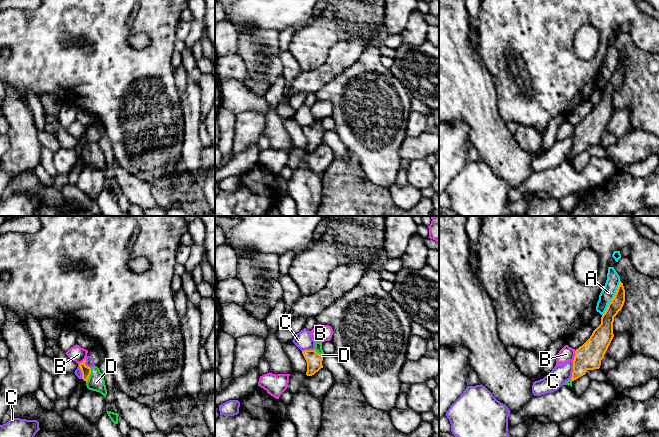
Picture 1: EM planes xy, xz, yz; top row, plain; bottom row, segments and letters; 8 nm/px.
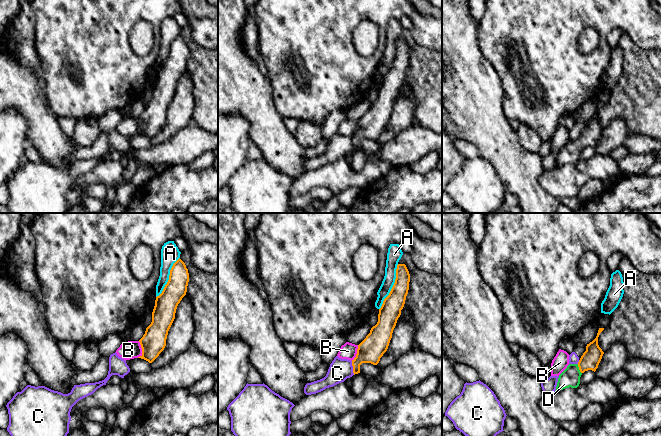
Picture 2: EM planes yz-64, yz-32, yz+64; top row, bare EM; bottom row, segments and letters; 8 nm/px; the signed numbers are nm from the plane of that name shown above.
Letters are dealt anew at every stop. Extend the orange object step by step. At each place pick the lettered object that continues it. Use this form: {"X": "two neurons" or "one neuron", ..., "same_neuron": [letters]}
{"A": "two neurons", "B": "two neurons", "C": "two neurons", "D": "one neuron", "same_neuron": ["D"]}

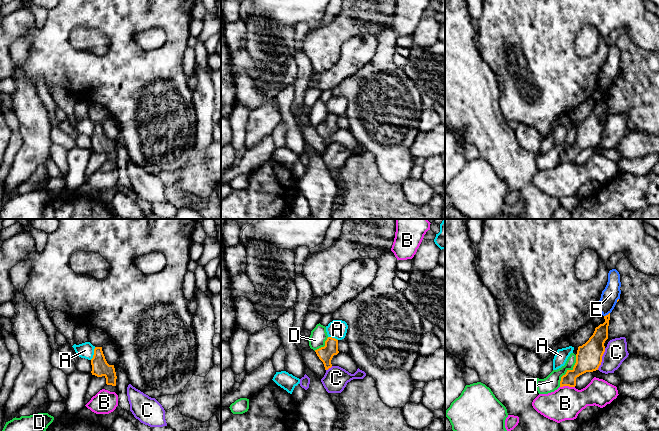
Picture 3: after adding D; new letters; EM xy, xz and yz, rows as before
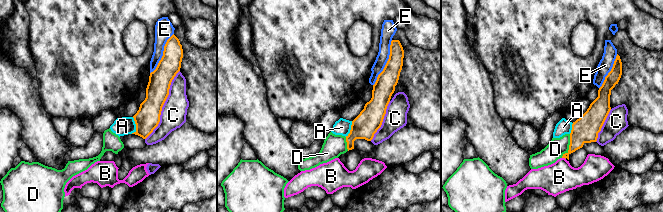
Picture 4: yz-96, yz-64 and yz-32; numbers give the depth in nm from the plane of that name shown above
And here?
{"A": "two neurons", "B": "two neurons", "C": "two neurons", "D": "two neurons", "E": "two neurons", "same_neuron": []}

